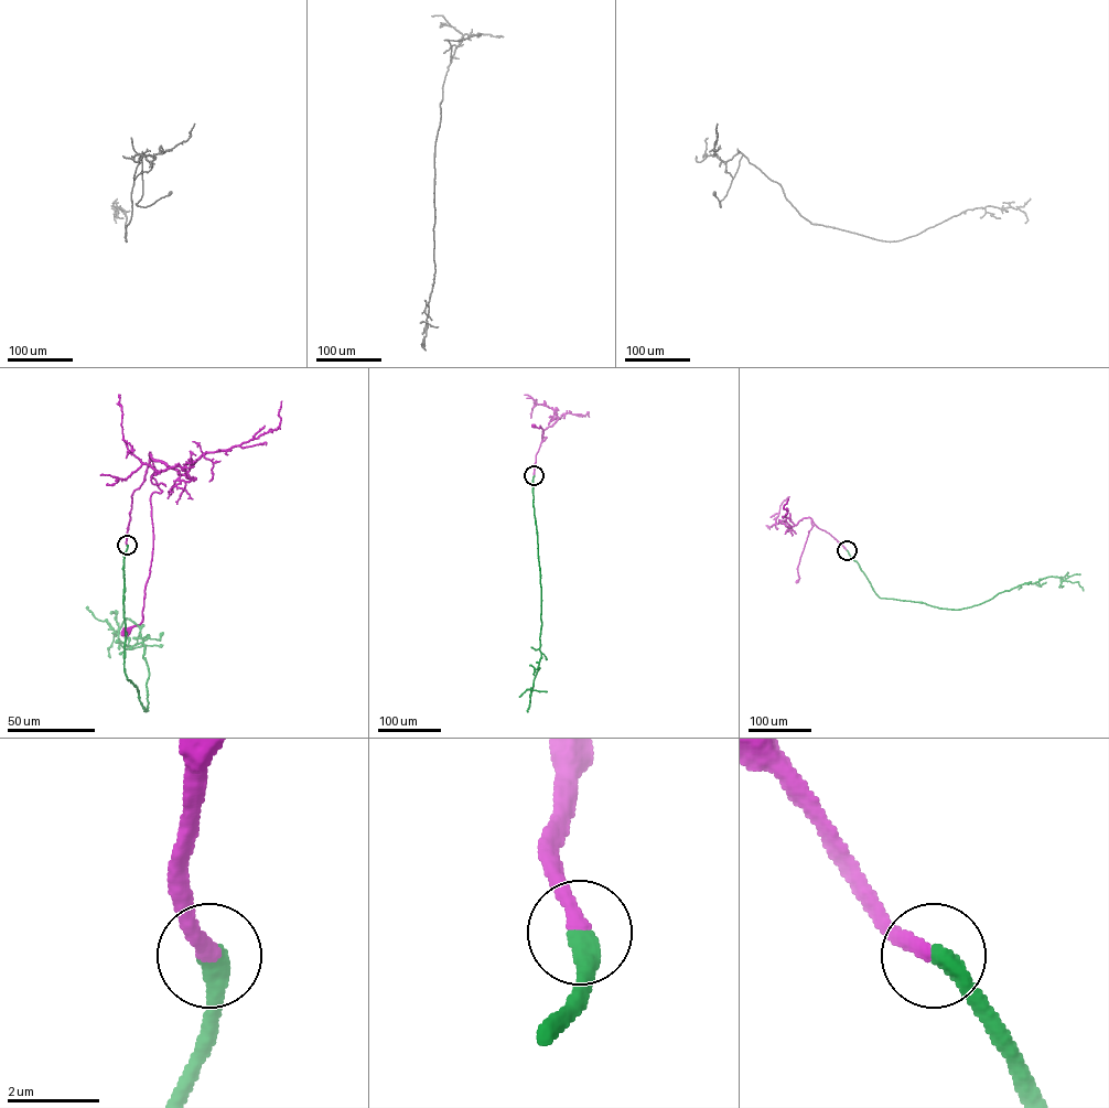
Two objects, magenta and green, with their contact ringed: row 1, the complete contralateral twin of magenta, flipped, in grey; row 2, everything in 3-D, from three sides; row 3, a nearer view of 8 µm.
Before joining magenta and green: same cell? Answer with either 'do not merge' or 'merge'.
merge

